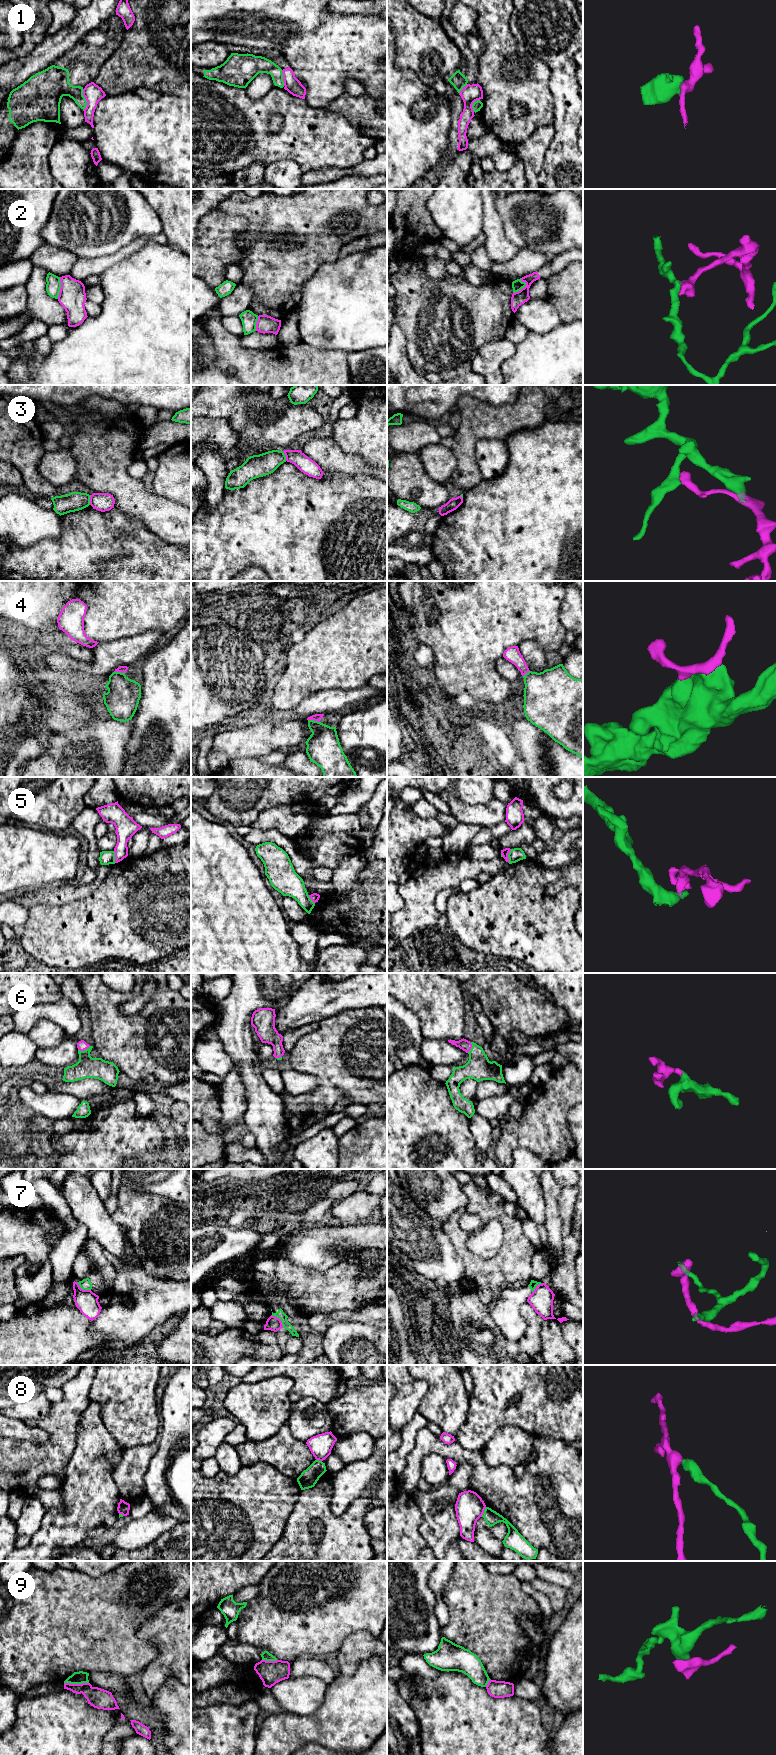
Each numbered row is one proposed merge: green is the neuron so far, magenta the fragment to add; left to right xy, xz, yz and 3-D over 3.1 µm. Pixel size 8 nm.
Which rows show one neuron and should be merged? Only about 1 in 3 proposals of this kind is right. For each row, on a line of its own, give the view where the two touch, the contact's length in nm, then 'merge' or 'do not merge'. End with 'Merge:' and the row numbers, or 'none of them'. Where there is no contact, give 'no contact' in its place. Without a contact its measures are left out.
1: contact in xy; length 180 nm; do not merge
2: contact in yz; length 140 nm; do not merge
3: contact in xy; length 80 nm; do not merge
4: contact in xz; length 100 nm; merge
5: contact in yz; length 110 nm; do not merge
6: contact in xy; length 100 nm; merge
7: contact in xz; length 140 nm; do not merge
8: contact in yz; length 90 nm; do not merge
9: contact in xy; length 200 nm; do not merge
Merge: 4, 6

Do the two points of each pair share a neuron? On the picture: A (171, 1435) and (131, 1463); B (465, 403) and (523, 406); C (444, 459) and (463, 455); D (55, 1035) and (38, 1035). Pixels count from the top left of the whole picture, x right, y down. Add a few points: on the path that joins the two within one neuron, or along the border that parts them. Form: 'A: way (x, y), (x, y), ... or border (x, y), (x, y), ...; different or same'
A: border (158, 1442), (158, 1448), (148, 1467); different
B: way (479, 413), (509, 413); same
C: border (451, 448), (456, 459), (456, 468), (448, 479); different
D: way (51, 1035), (42, 1035); same

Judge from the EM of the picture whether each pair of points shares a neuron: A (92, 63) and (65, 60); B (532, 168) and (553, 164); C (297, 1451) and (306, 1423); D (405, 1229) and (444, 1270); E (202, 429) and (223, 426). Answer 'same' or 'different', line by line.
A: same
B: different
C: different
D: same
E: same

